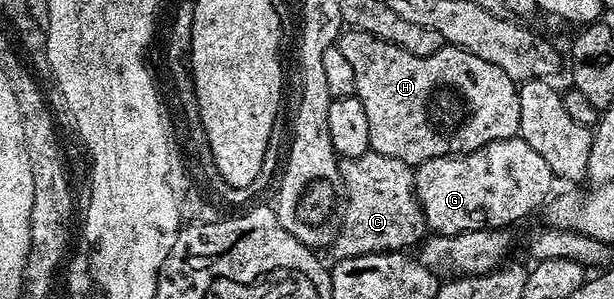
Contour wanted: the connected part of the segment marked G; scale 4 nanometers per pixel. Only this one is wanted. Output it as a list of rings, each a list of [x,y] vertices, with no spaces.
[[[518,137],[490,143],[467,155],[430,159],[418,164],[414,173],[419,208],[425,213],[428,228],[441,235],[507,229],[510,223],[542,208],[552,194],[553,176],[545,157]]]

